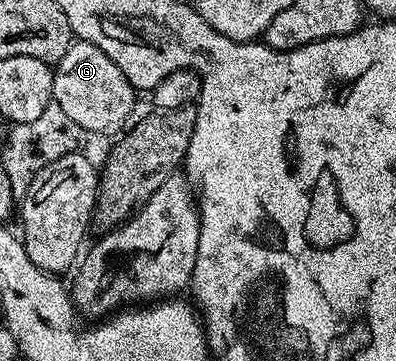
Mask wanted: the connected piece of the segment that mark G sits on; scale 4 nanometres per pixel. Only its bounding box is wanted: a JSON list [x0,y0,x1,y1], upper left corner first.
[53,38,138,136]

